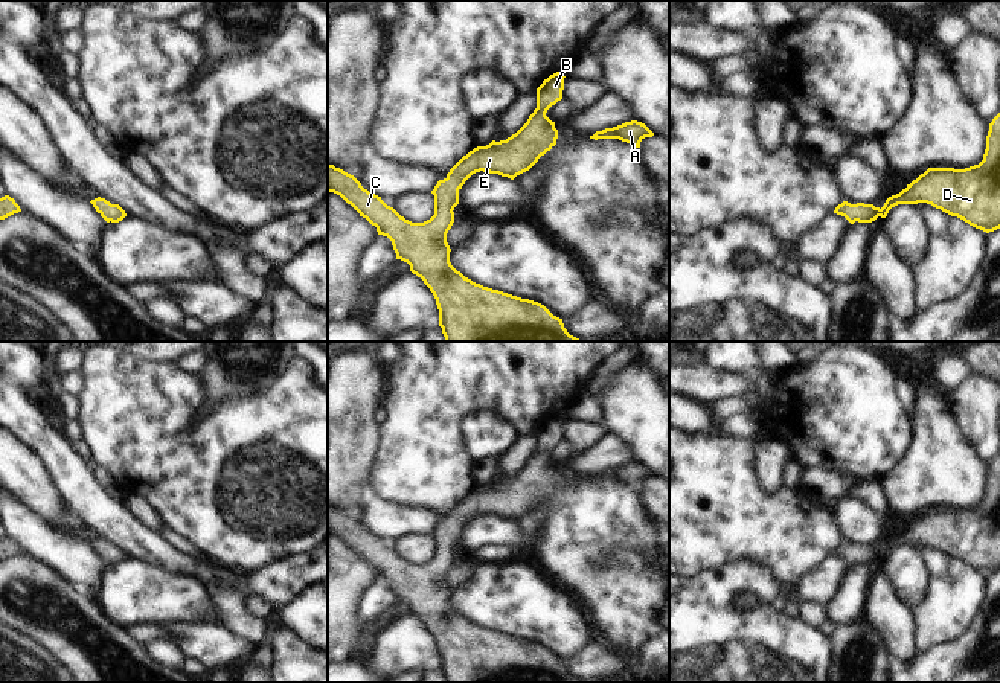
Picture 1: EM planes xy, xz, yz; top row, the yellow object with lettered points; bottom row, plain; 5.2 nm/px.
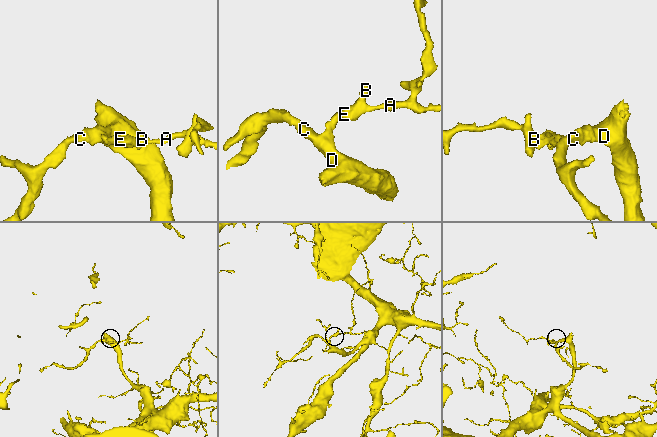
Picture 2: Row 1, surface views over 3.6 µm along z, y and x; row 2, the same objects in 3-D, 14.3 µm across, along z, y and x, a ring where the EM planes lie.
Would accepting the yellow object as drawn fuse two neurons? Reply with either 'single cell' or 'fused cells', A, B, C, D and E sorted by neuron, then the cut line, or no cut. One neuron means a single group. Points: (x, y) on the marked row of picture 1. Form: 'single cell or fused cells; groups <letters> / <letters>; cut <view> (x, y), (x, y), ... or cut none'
single cell; groups A B C D E; cut none

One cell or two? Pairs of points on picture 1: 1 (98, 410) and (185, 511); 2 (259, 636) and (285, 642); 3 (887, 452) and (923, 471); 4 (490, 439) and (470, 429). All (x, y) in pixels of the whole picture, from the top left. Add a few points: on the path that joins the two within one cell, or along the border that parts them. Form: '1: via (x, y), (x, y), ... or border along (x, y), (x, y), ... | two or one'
1: via (124, 432), (179, 485) | one
2: border along (270, 628), (264, 642) | two
3: border along (913, 426), (913, 439), (906, 455), (878, 479) | two
4: via (485, 435), (474, 429) | one

